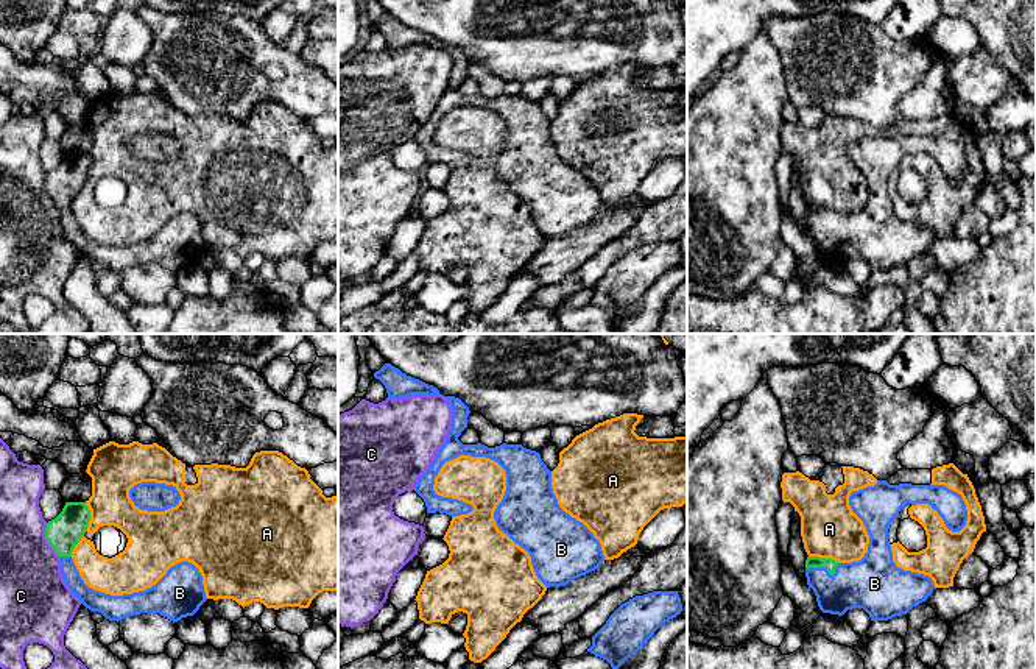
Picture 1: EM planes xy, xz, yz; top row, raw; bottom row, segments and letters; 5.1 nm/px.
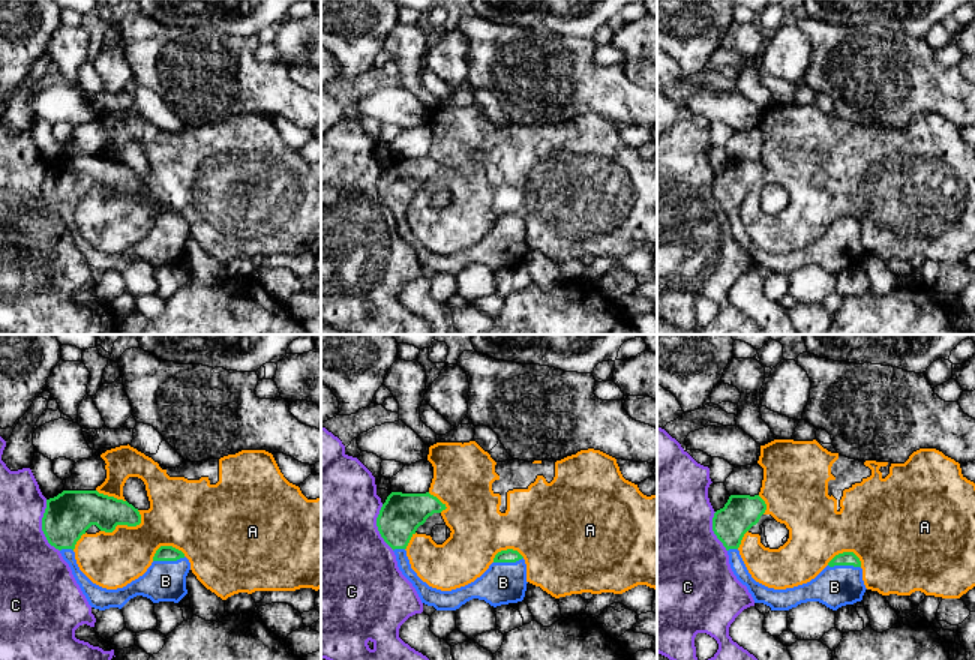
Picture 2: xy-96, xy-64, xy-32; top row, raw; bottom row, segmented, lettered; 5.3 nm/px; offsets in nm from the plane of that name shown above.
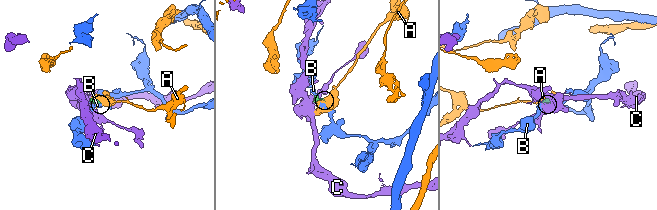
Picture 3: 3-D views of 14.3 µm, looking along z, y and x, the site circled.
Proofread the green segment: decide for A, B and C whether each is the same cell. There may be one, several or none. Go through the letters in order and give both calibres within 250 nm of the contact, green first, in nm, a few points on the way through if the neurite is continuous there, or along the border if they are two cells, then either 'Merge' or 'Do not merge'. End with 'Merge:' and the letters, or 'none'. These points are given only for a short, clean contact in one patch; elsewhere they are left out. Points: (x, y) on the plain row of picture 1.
A: Thickness 60 nm (green) against 300 nm. Do not merge
B: Thickness 60 nm (green) against 260 nm. Merge
C: Thickness 180 nm (green) against 320 nm. Do not merge
Merge: B

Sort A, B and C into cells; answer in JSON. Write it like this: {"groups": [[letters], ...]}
{"groups": [["A"], ["B"], ["C"]]}

